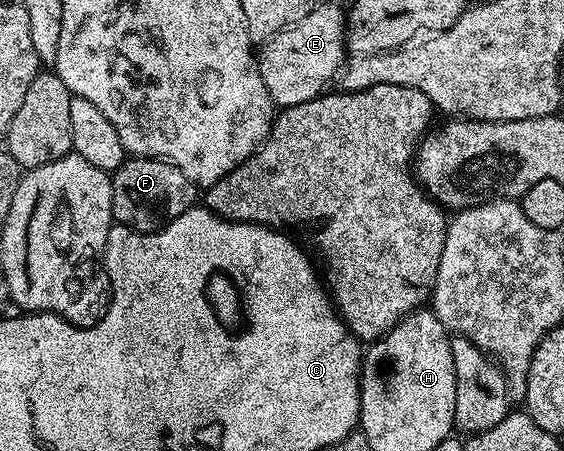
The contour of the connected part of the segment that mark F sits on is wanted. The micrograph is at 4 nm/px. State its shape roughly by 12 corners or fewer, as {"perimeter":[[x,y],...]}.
{"perimeter":[[135,157],[114,170],[117,224],[148,233],[154,209],[195,204],[170,161]]}

